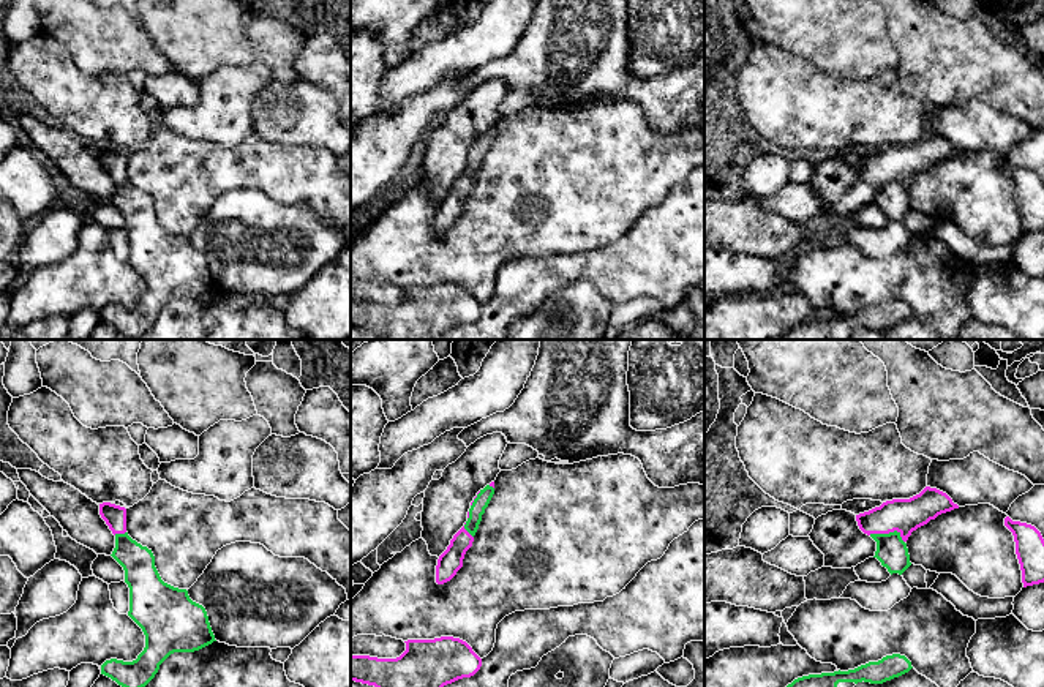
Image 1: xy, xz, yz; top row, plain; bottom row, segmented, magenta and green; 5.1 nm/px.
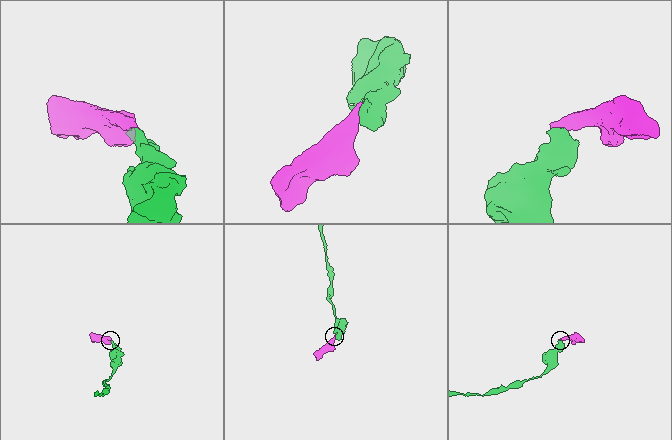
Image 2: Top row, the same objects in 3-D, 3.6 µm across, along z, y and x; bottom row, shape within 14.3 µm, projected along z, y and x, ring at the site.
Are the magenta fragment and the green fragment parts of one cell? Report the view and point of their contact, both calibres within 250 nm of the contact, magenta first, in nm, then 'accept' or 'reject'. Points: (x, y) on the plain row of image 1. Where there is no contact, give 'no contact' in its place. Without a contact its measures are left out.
yz (888, 179) | 180/160 nm | accept

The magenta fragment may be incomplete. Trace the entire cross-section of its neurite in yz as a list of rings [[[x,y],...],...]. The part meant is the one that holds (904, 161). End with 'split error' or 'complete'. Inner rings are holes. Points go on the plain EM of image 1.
[[[926,133],[910,145],[892,145],[856,161],[859,175],[877,188],[875,202],[888,218],[902,221],[910,212],[907,186],[913,177],[938,161],[959,155],[952,145]]]; split error

